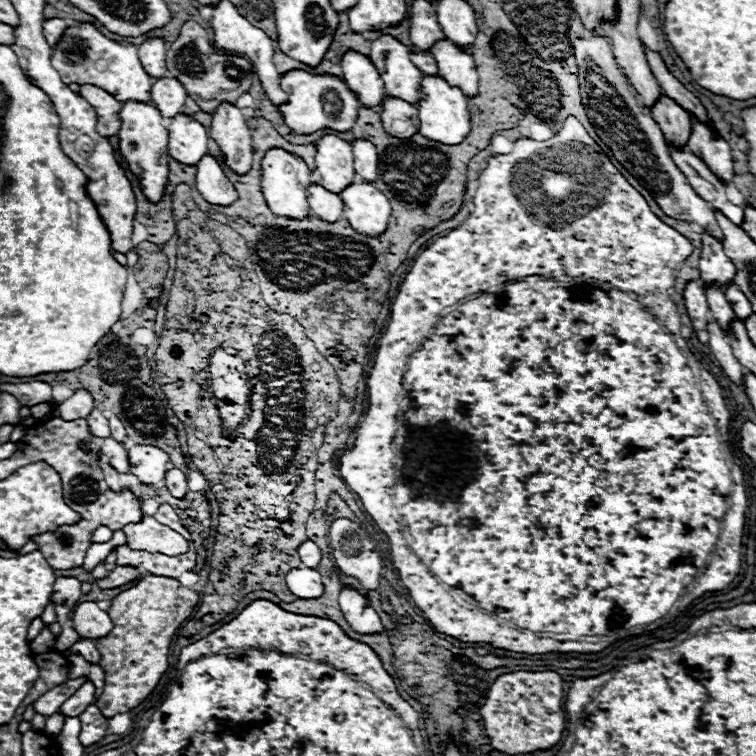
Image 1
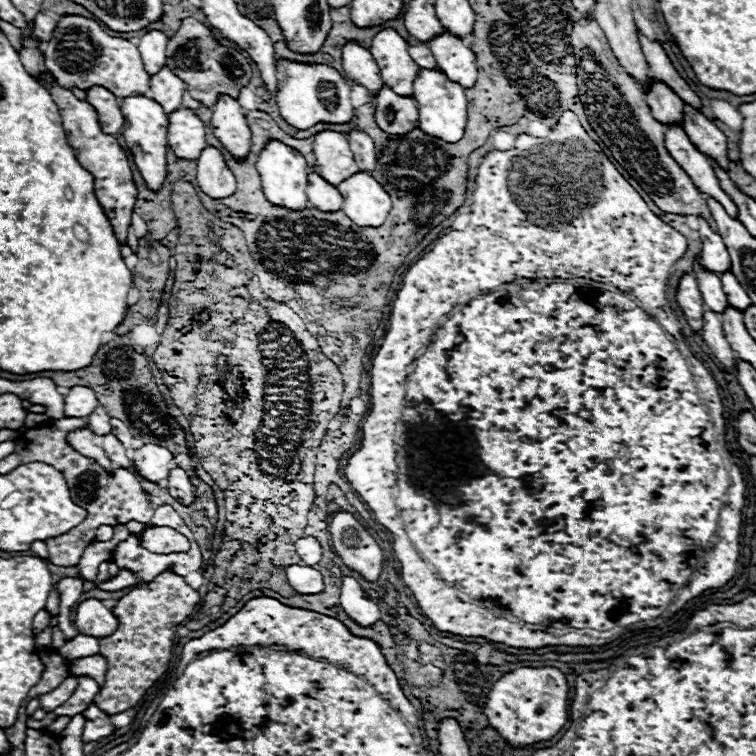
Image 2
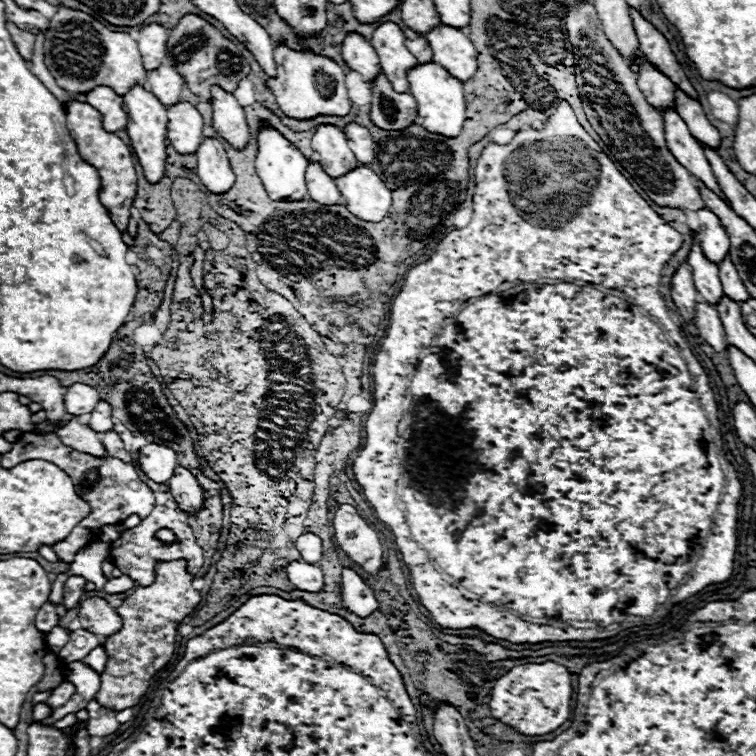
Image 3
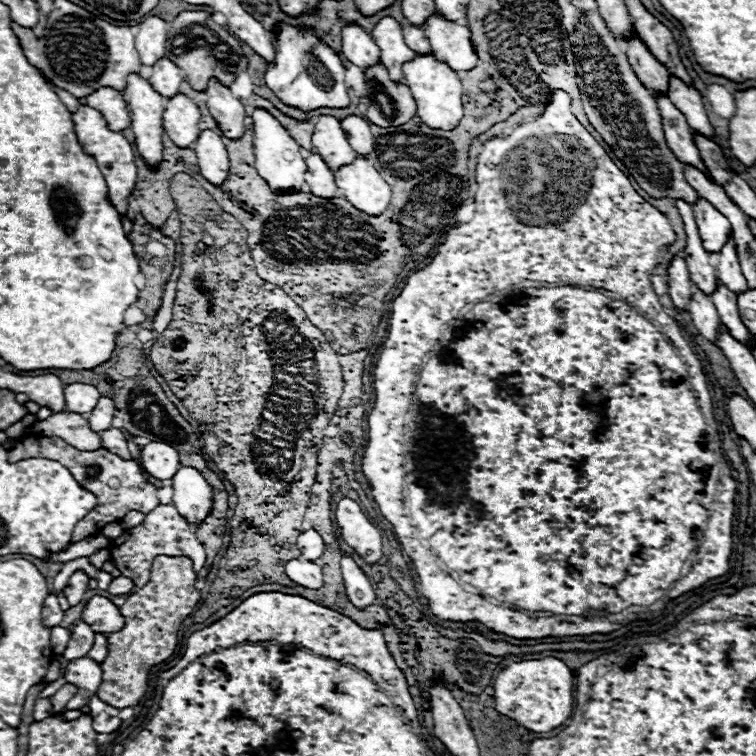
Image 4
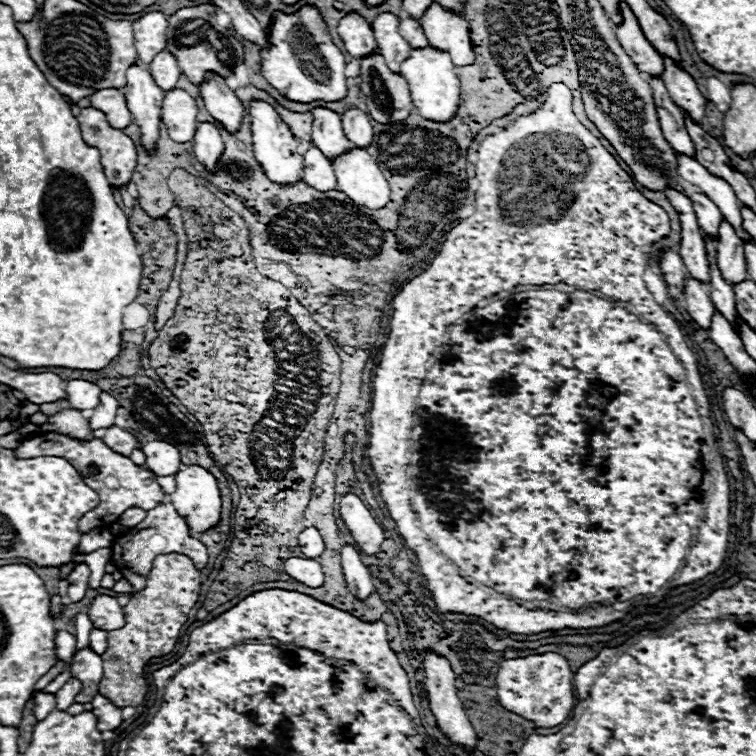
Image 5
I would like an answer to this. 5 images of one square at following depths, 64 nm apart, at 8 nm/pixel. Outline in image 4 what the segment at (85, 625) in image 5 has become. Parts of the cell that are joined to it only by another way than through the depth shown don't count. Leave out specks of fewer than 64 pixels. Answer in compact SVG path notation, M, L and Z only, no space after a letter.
M80 620L74 628L72 628L72 642L68 644L64 658L66 660L74 660L80 656L86 656L88 650L94 644L94 630L90 628L90 624L86 624L84 620Z

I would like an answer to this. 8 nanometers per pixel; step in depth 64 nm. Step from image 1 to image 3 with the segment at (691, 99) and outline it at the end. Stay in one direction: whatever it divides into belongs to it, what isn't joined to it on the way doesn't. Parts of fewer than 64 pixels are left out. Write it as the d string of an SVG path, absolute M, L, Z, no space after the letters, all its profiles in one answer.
M632 8L630 12L632 20L634 20L634 30L638 34L638 42L640 42L640 50L644 52L644 56L648 60L652 60L652 64L656 64L656 68L660 68L676 86L684 88L684 92L688 92L690 96L698 96L694 86L690 84L690 80L686 78L682 66L678 64L674 52L670 50L670 44L666 40L666 36L662 32L658 32L640 12L636 12Z

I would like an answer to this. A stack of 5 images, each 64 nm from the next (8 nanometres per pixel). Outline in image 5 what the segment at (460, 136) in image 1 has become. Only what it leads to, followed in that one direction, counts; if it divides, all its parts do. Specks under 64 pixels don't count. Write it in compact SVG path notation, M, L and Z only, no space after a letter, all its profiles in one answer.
M426 46L426 48L412 48L410 56L400 64L400 74L410 86L410 96L414 102L414 108L420 116L434 120L434 122L448 122L458 108L458 94L460 94L460 82L454 72L454 64L448 52Z

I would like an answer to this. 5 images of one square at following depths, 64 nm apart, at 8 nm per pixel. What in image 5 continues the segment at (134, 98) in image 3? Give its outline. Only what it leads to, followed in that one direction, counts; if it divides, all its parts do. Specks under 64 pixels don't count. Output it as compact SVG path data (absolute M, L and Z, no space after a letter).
M132 64L126 70L126 86L122 88L122 92L128 100L134 120L140 124L144 146L152 148L158 138L160 110L166 92L156 86L152 74L140 68L140 64Z

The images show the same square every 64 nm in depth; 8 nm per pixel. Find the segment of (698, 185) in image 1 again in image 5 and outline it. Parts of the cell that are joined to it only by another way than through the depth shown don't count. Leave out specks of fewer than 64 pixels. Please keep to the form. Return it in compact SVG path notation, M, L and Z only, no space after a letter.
M650 76L648 82L654 90L654 104L656 104L656 112L658 112L658 120L660 120L664 138L668 140L668 144L672 144L672 148L676 152L694 156L694 144L686 132L682 110L676 106L676 102L672 102L660 76Z

